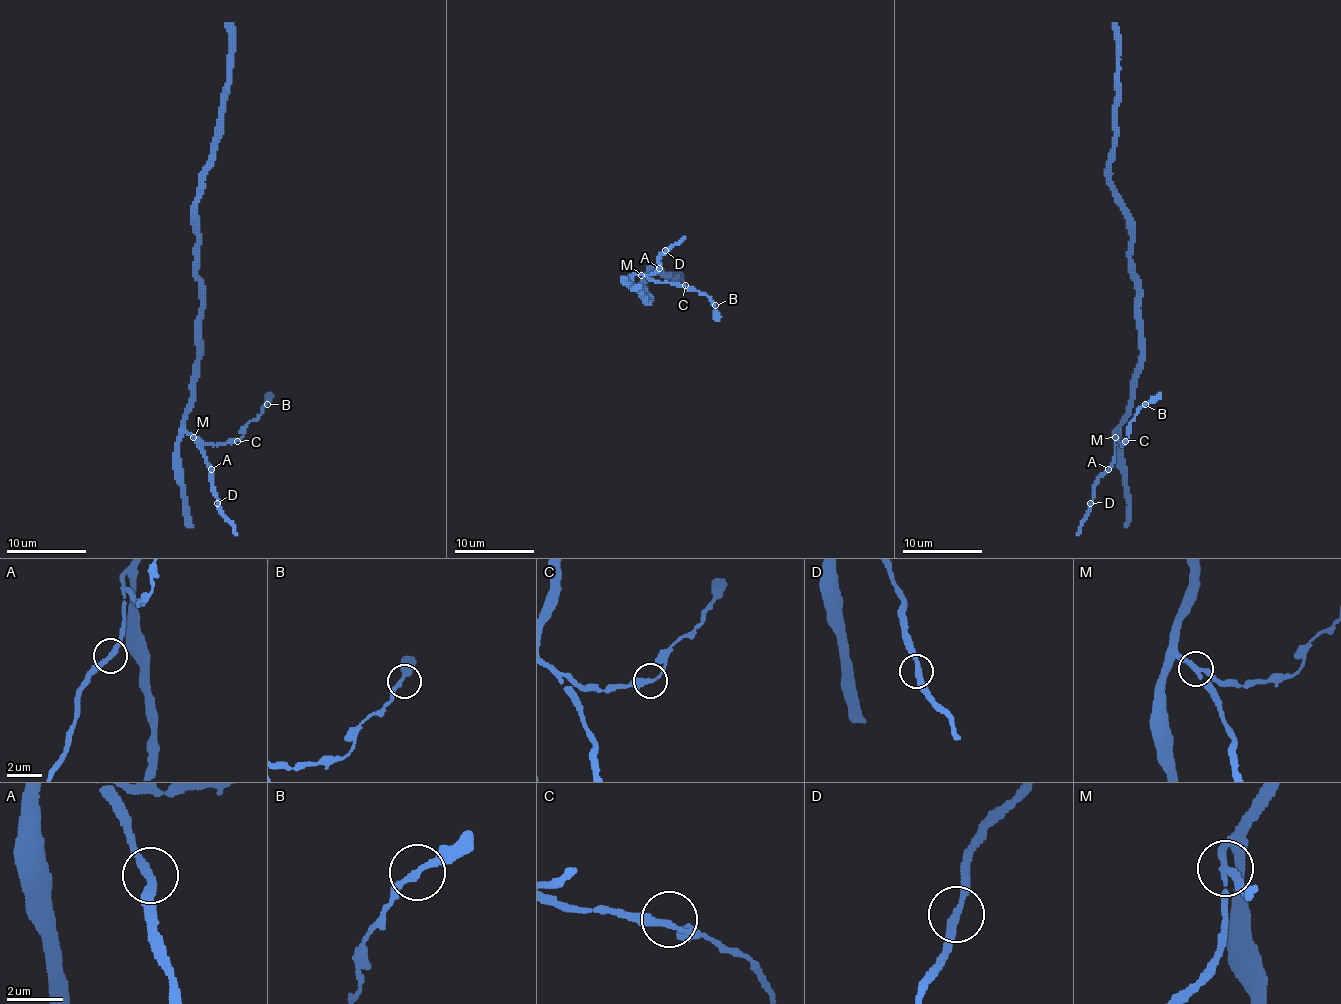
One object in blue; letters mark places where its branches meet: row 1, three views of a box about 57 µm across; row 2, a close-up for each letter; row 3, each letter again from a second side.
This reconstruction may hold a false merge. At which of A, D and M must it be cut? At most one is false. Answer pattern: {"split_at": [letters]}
{"split_at": ["M"]}

